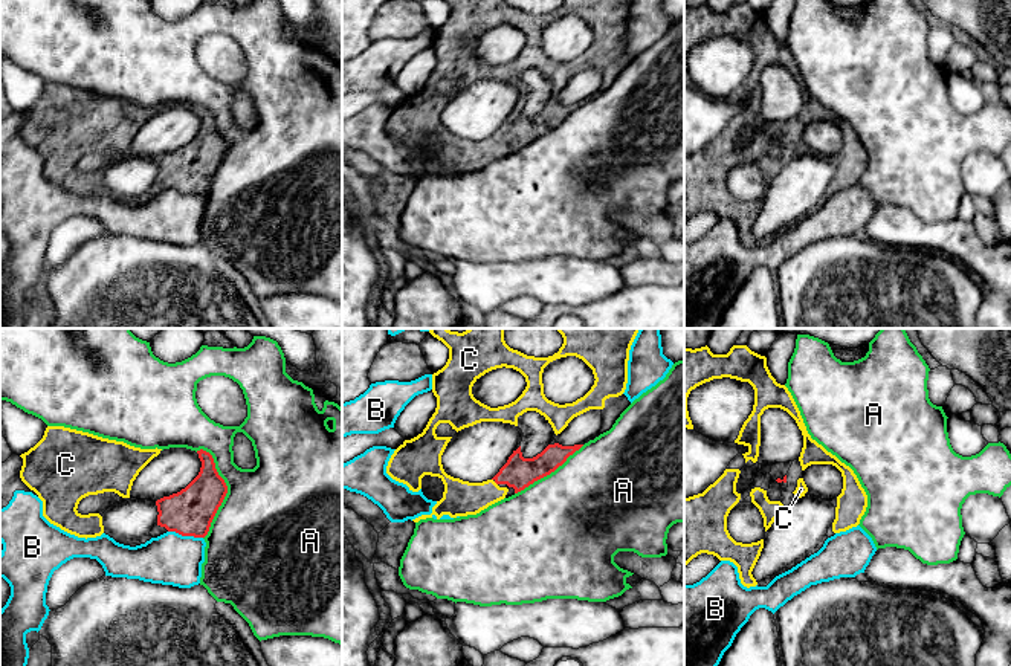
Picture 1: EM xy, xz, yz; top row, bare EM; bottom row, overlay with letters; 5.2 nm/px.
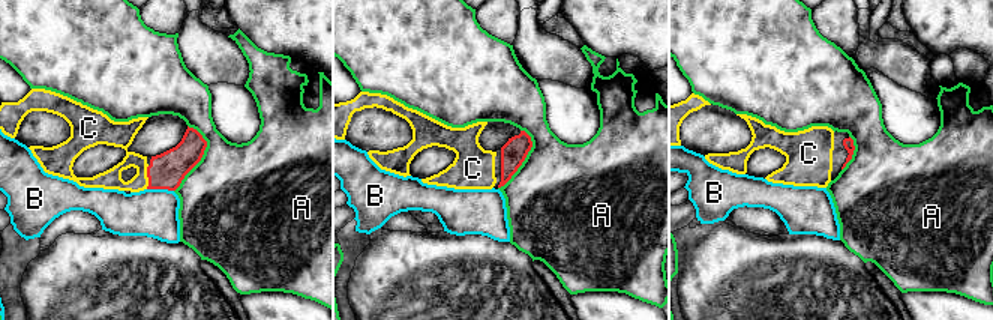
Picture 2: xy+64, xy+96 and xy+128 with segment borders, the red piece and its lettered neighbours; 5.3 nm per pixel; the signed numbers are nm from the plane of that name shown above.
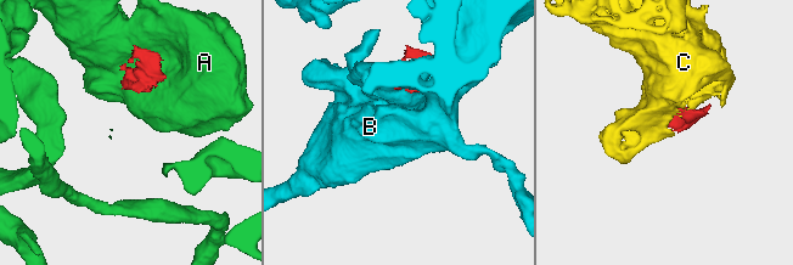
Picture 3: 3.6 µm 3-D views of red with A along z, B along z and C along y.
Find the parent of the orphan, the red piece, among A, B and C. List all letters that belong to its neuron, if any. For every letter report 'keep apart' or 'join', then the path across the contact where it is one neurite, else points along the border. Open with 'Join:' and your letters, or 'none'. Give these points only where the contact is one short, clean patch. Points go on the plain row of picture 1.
Join: C
A: keep apart
B: keep apart; border along xy (168, 188), (202, 196)
C: join

